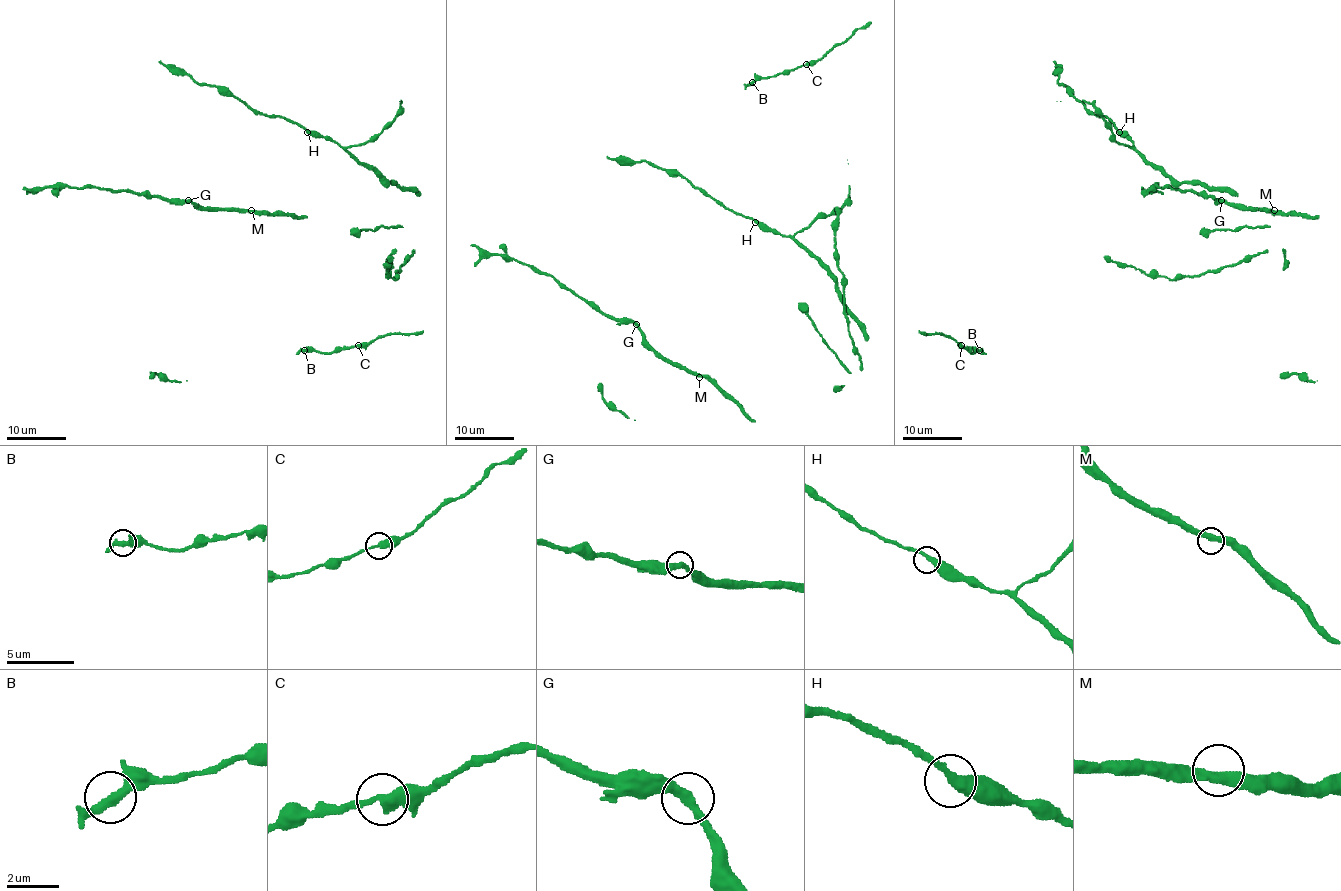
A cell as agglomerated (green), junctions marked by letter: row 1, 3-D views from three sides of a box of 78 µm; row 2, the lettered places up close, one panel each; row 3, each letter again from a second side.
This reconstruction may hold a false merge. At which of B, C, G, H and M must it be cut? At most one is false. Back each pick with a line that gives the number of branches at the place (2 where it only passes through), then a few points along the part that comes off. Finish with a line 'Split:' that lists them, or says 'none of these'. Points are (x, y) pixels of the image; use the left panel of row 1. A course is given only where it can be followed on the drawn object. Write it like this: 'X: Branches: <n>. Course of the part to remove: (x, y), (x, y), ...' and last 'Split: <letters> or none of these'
Split: none of these

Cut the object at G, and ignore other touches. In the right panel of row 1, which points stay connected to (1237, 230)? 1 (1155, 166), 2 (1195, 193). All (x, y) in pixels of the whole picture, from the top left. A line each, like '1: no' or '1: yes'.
1: yes
2: no

